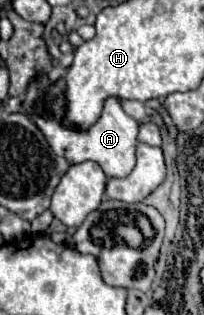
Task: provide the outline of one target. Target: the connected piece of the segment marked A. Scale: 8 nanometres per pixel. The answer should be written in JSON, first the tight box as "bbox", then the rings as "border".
{"bbox":[22,75,138,177],"border":[[[38,75],[28,83],[28,89],[22,97],[22,109],[24,113],[36,123],[36,127],[44,133],[48,145],[54,149],[56,155],[64,157],[68,163],[80,163],[80,161],[96,161],[106,177],[126,177],[134,165],[136,165],[136,137],[138,137],[138,123],[124,113],[120,107],[120,101],[116,97],[108,97],[104,101],[104,109],[100,119],[90,129],[76,129],[64,123],[66,113],[66,93],[64,93],[64,81],[58,79],[54,83],[48,83],[48,75]]]}

